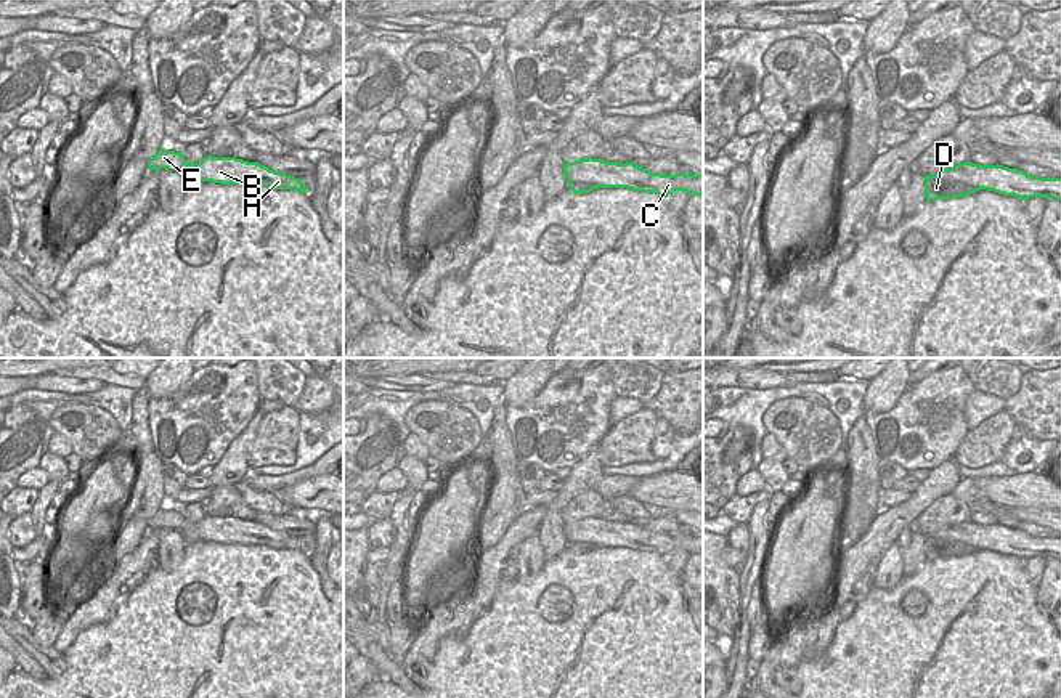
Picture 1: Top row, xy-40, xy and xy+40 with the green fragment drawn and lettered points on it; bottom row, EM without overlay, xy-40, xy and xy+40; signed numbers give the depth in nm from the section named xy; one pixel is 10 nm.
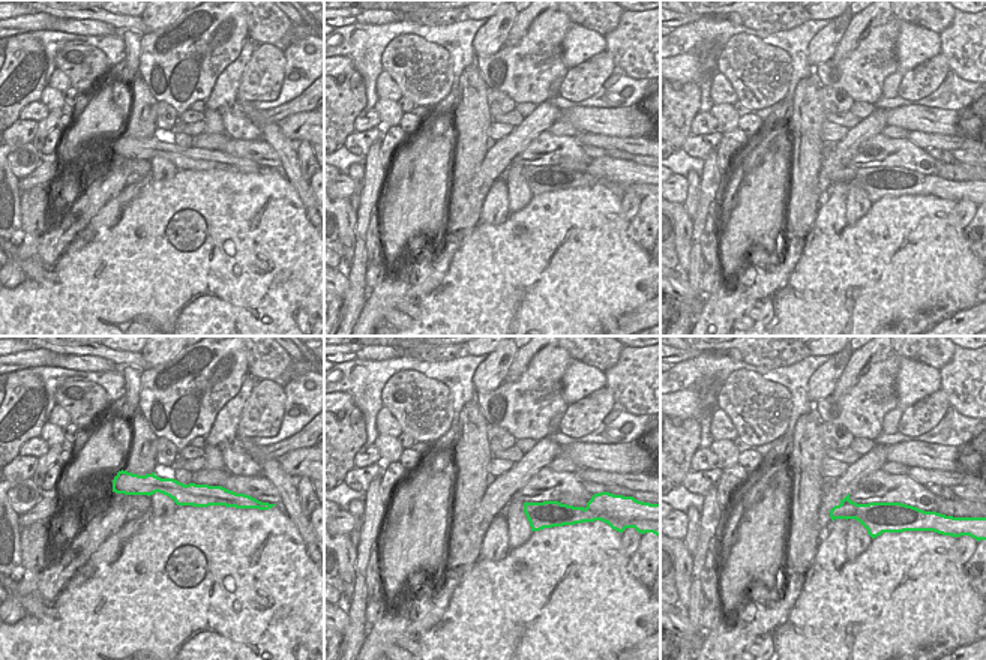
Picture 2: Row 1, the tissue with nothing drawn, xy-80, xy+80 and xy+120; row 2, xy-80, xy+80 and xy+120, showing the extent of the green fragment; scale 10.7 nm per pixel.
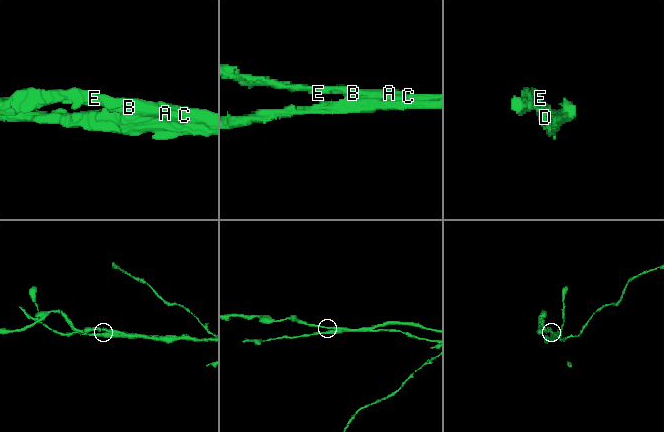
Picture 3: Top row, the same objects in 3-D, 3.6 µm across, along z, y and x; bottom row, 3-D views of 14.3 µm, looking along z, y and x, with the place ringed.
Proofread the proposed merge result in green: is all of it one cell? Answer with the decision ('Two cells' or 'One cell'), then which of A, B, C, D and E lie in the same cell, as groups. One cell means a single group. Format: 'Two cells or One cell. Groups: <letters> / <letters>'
Two cells. Groups: A B C E / D.

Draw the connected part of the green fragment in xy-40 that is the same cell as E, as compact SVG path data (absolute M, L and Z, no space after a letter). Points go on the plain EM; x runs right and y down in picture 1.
M159 509L148 520L149 530L170 528L185 534L188 541L212 541L222 544L268 546L271 549L294 549L307 554L307 546L295 536L270 530L258 521L236 517L207 515L199 523L188 523L181 512Z

